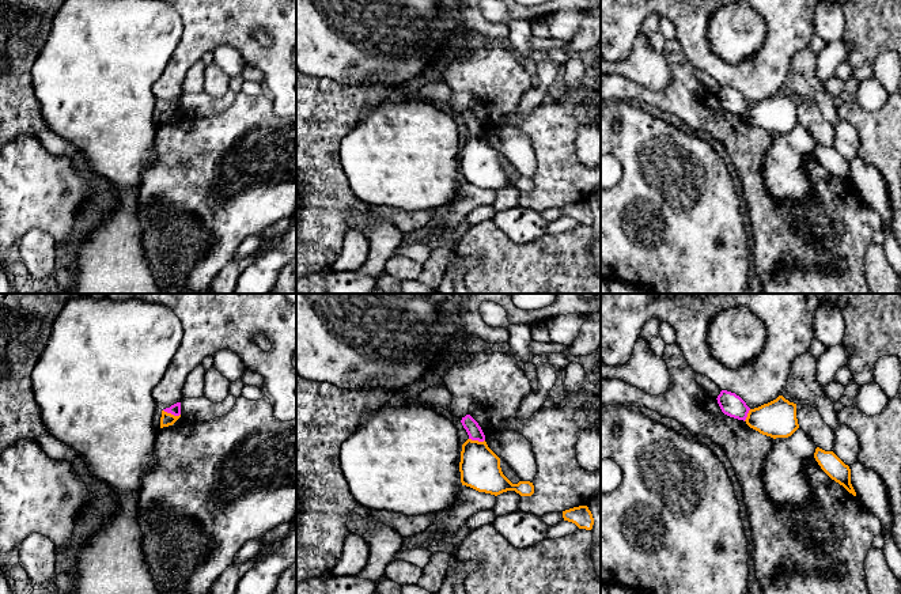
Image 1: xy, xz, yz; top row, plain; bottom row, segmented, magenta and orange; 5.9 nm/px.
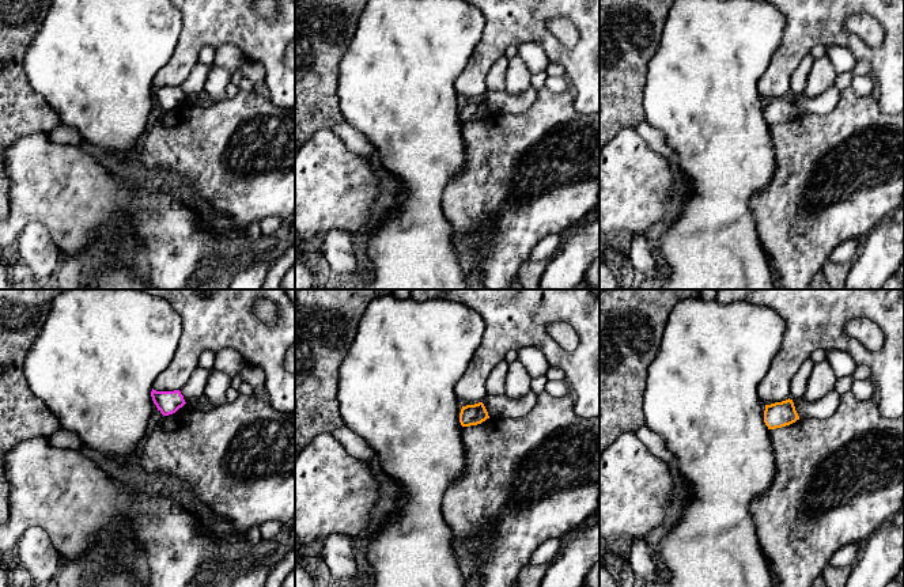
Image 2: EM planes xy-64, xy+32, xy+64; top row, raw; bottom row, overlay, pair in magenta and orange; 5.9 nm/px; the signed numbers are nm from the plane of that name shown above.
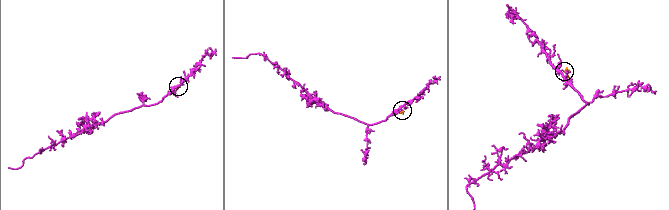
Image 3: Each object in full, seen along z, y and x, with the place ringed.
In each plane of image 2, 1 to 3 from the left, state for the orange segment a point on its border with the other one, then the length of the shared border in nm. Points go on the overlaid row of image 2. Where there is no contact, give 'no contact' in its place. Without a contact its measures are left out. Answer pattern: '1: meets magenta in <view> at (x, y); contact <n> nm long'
1: no contact
2: no contact
3: no contact

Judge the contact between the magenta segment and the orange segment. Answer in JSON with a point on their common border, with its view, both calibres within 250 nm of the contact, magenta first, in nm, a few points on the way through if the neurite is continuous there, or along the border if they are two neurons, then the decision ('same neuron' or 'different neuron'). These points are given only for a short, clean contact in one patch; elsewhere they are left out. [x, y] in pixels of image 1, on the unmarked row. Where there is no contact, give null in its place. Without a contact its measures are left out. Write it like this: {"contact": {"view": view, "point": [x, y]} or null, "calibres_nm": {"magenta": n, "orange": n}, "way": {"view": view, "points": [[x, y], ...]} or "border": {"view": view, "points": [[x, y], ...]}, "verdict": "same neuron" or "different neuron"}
{"contact": {"view": "xy", "point": [171, 109]}, "calibres_nm": {"magenta": 70, "orange": 80}, "border": {"view": "xy", "points": [[163, 105], [180, 110]]}, "verdict": "different neuron"}

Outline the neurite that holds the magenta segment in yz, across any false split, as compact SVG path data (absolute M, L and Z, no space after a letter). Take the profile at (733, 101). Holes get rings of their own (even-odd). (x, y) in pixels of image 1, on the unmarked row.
M722 86L716 95L724 110L738 116L746 116L750 103L739 91Z

